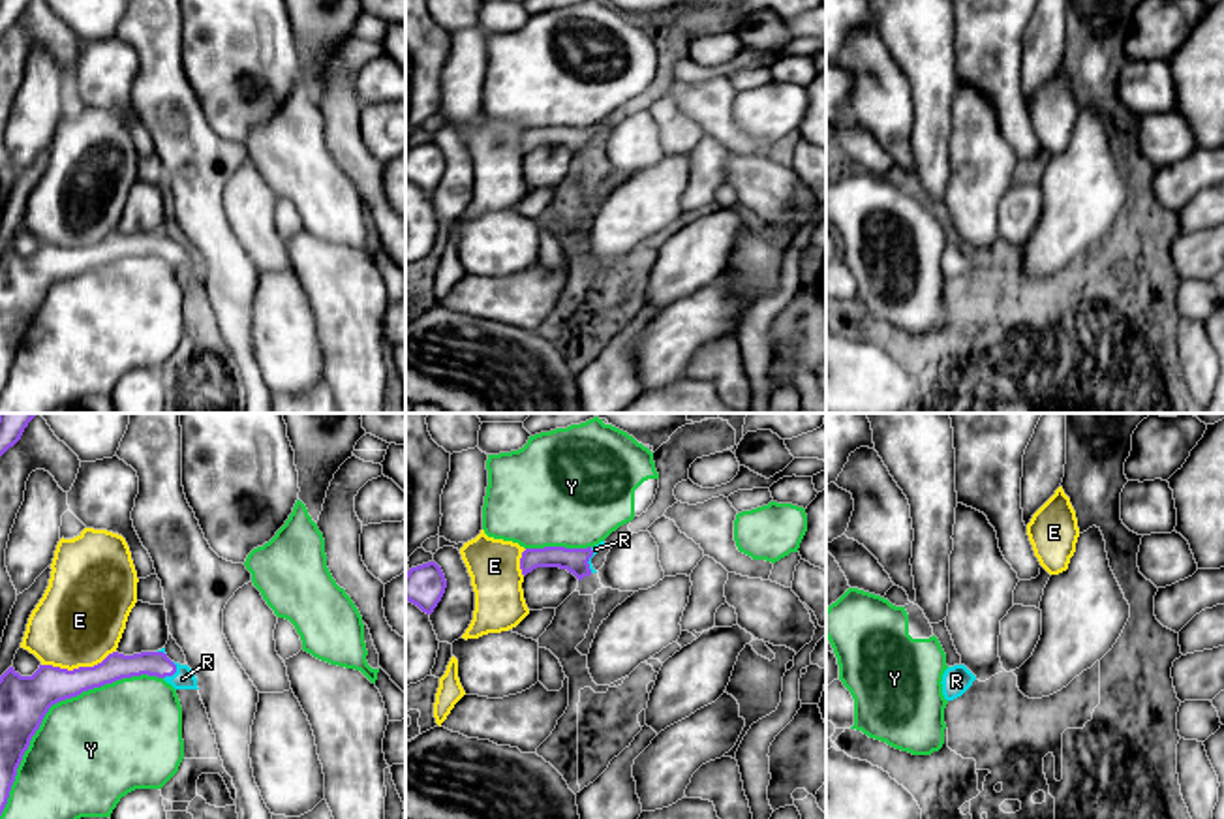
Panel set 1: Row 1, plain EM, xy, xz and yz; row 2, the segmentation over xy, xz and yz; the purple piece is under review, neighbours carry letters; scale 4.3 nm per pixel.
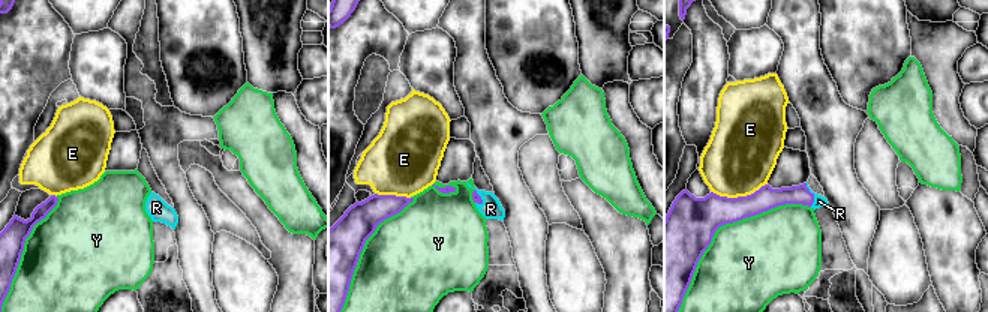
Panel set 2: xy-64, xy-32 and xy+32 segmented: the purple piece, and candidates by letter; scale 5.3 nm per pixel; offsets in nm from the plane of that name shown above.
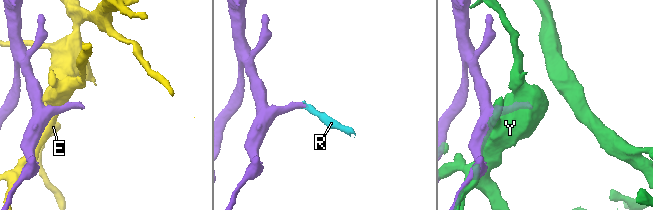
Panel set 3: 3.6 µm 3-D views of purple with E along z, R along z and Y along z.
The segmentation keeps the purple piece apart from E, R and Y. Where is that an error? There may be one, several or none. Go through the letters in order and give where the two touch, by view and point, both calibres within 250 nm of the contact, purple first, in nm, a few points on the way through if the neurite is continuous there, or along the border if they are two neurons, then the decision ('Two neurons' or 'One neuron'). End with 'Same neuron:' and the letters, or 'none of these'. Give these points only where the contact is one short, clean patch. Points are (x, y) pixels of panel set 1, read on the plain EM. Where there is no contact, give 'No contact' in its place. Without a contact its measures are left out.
E: Touches purple at xy (79, 247). Thickness 190 nm (purple) against 380 nm. Two neurons
R: Touches purple at xy (173, 252). Thickness 110 nm (purple) against 90 nm. Path across: xy (117, 245), (160, 245), (173, 252), (183, 258). One neuron
Y: Touches purple at xy (51, 284). Thickness 200 nm (purple) against 480 nm. Two neurons
Same neuron: R

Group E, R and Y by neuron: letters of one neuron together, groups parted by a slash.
E / R / Y

